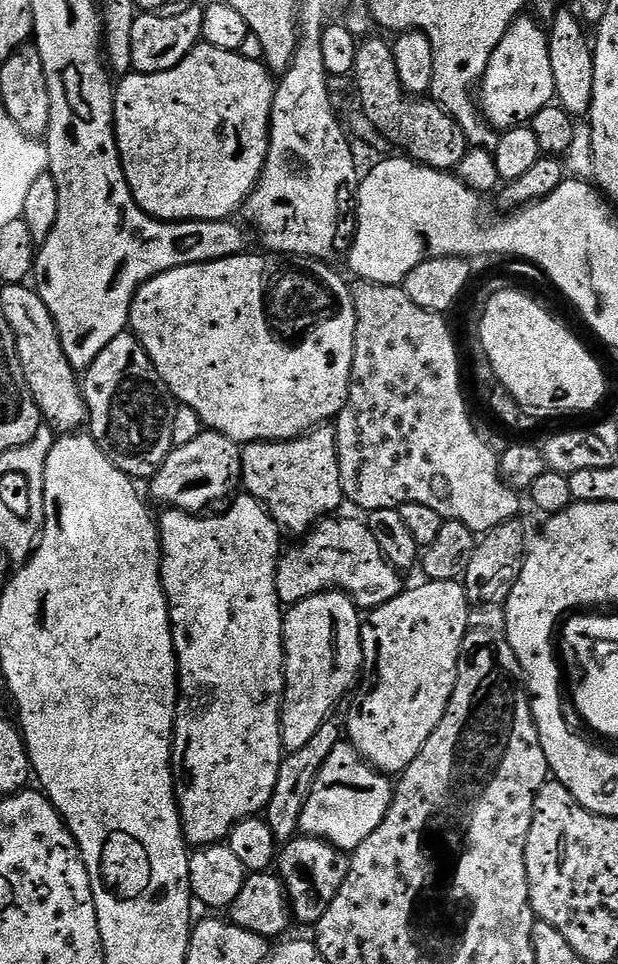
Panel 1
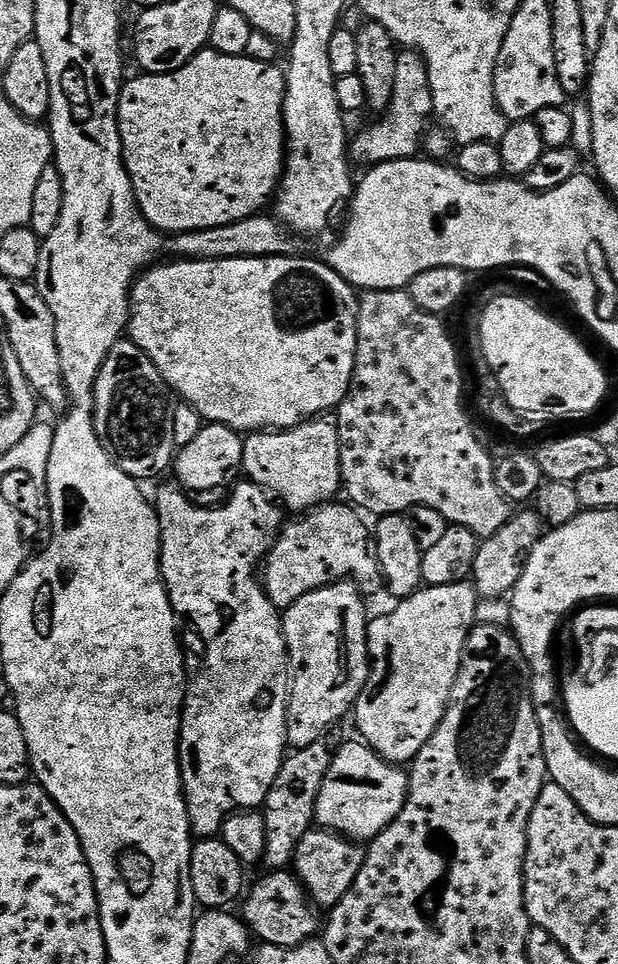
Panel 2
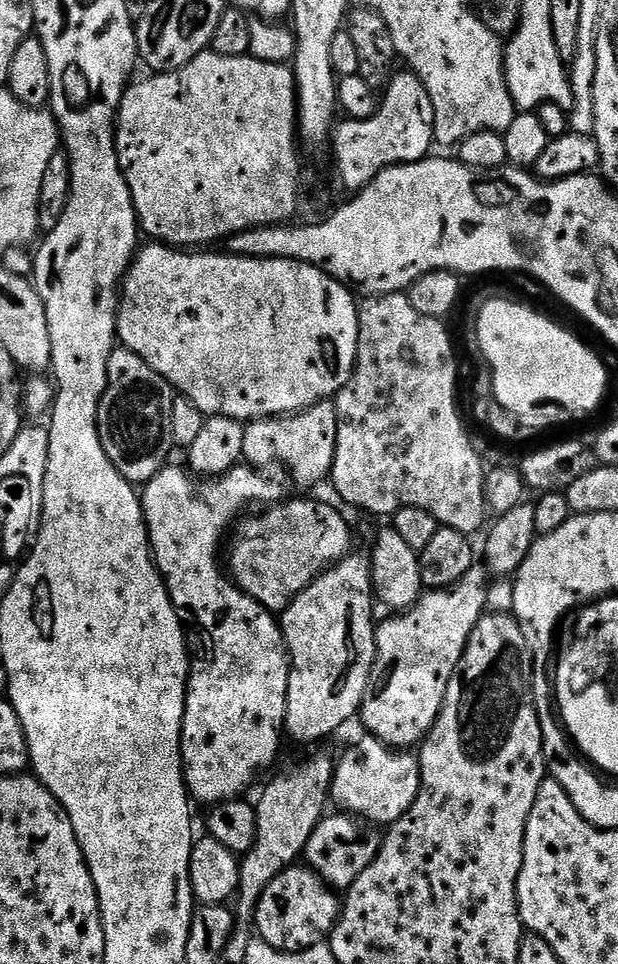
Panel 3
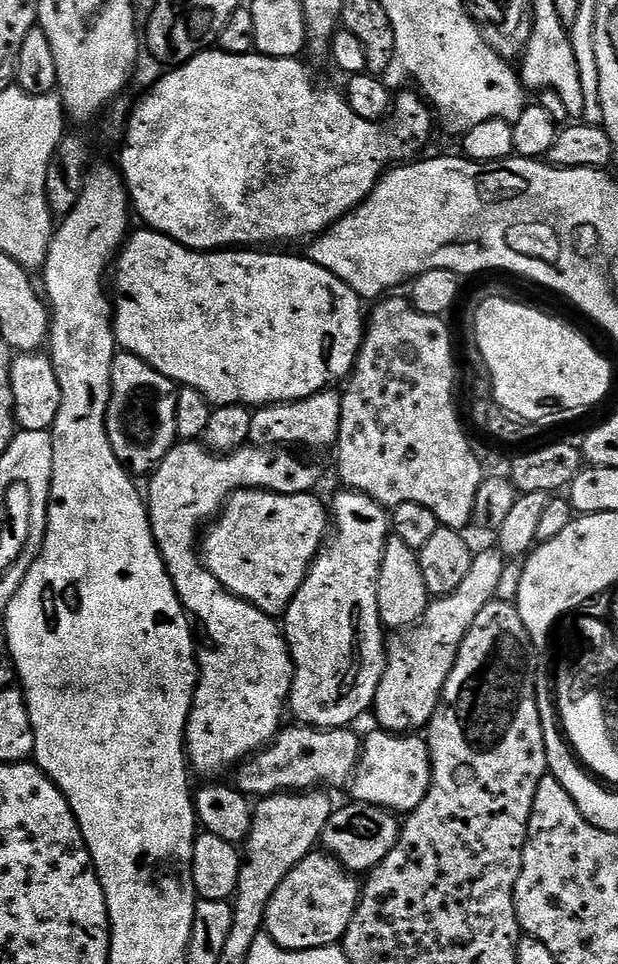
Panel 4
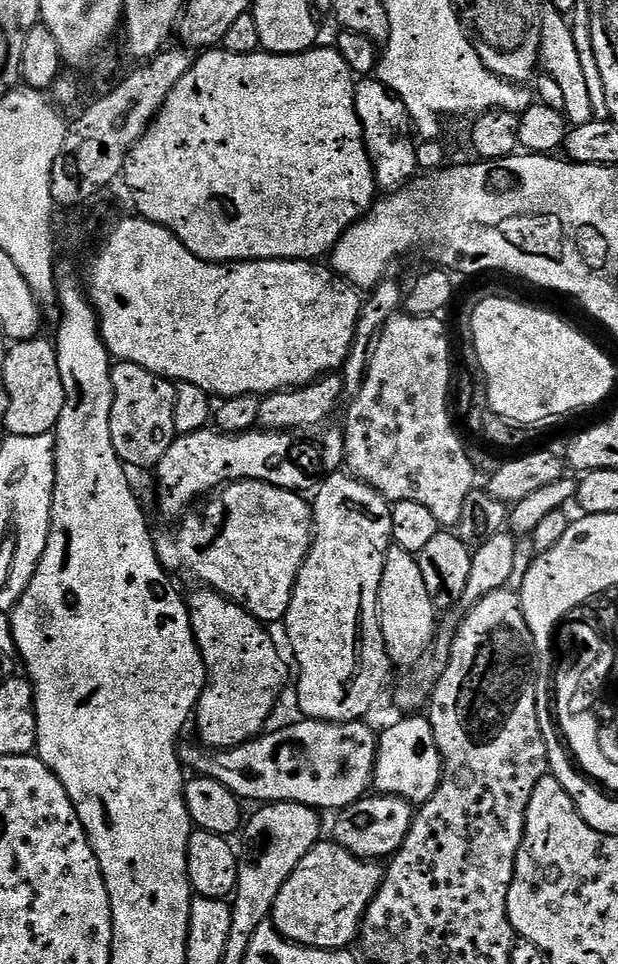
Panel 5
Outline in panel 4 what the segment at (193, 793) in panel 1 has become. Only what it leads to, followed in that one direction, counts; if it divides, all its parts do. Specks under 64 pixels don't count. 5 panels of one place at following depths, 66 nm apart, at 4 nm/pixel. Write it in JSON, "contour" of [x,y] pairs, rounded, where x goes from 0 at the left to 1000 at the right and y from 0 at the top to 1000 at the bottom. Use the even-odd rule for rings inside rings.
{"contour":[[[286,459],[277,467],[269,471],[269,475],[261,479],[261,481],[256,482],[251,490],[244,491],[243,497],[246,498],[239,502],[239,510],[236,506],[236,522],[239,524],[239,536],[243,537],[243,546],[246,547],[246,553],[249,554],[249,562],[256,566],[256,571],[259,572],[259,577],[265,581],[265,589],[272,593],[273,600],[278,602],[278,607],[282,608],[282,612],[288,616],[288,620],[291,621],[291,628],[298,630],[298,636],[304,639],[306,643],[311,645],[311,654],[314,657],[314,663],[317,665],[317,691],[320,694],[320,704],[317,707],[317,719],[314,720],[314,724],[311,725],[311,735],[307,737],[307,741],[304,742],[304,756],[298,758],[298,771],[301,773],[301,787],[307,794],[309,800],[312,802],[317,801],[324,805],[343,805],[337,807],[356,807],[361,805],[356,805],[364,801],[364,803],[374,802],[377,798],[380,798],[382,794],[388,791],[390,788],[398,787],[398,785],[406,784],[411,780],[419,780],[422,776],[429,776],[434,771],[445,766],[447,760],[455,758],[456,750],[453,751],[453,746],[458,745],[460,739],[463,743],[463,731],[468,729],[469,723],[472,721],[472,709],[476,707],[476,699],[479,698],[479,692],[472,690],[472,678],[466,675],[466,665],[460,663],[456,659],[456,651],[451,646],[442,640],[434,639],[426,635],[424,633],[417,633],[414,630],[409,629],[409,627],[400,627],[395,622],[387,622],[387,620],[379,617],[377,614],[369,614],[366,611],[356,607],[353,604],[353,600],[346,600],[346,595],[340,595],[337,589],[332,589],[325,578],[320,576],[320,557],[325,555],[324,552],[324,543],[328,541],[328,539],[337,539],[335,541],[348,540],[350,536],[356,534],[356,528],[362,526],[367,518],[371,515],[375,513],[379,510],[388,509],[390,506],[424,506],[435,510],[464,510],[468,508],[474,510],[495,510],[505,507],[510,507],[510,502],[516,500],[518,498],[518,485],[511,481],[497,481],[492,477],[484,477],[482,474],[477,473],[477,468],[468,467],[464,464],[460,463],[393,463],[382,469],[371,469],[367,471],[345,471],[337,468],[337,466],[330,463],[328,460],[324,459]]]}

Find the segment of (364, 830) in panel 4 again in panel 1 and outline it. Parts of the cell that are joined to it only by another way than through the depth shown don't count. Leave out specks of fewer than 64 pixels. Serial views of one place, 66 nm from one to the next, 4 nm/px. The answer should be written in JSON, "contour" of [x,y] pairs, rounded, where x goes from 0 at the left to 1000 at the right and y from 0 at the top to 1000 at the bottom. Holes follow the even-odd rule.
{"contour":[[[490,865],[464,872],[451,881],[450,908],[460,916],[460,924],[466,926],[469,946],[477,957],[481,954],[485,959],[508,961],[521,948],[528,948],[547,923],[553,923],[553,915],[560,915],[565,891],[565,885],[550,883],[534,873]]]}

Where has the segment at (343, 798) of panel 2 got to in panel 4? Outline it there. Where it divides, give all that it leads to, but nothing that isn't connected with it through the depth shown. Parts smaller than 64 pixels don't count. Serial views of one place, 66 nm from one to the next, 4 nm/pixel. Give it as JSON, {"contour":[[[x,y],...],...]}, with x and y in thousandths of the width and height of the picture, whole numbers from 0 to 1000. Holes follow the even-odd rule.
{"contour":[[[607,758],[587,765],[583,790],[566,810],[568,829],[578,834],[612,836],[642,844],[668,842],[683,828],[689,828],[699,810],[699,787],[691,767],[680,761]]]}

